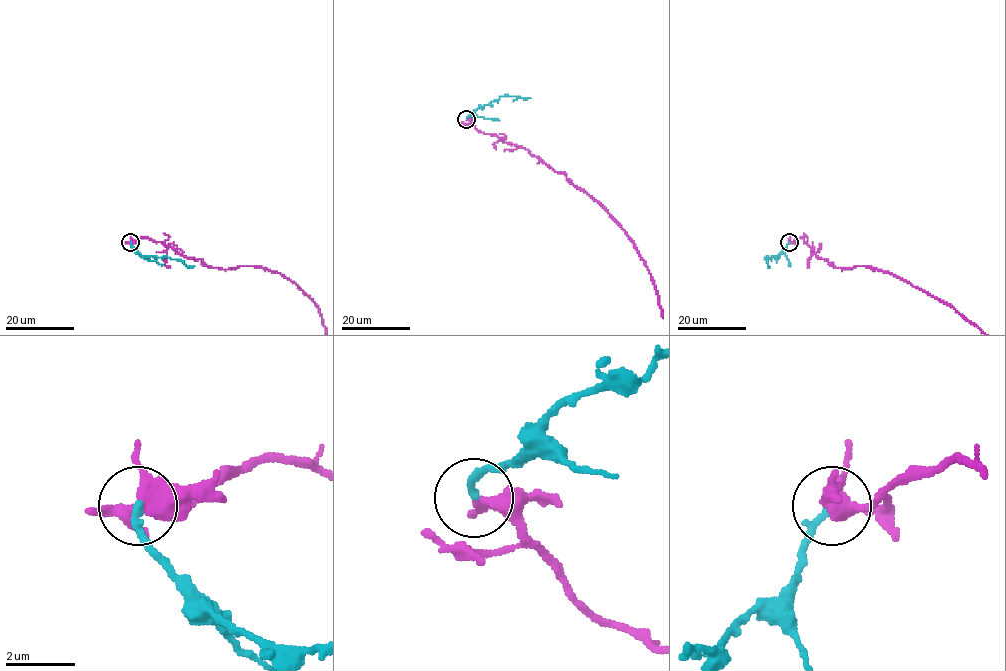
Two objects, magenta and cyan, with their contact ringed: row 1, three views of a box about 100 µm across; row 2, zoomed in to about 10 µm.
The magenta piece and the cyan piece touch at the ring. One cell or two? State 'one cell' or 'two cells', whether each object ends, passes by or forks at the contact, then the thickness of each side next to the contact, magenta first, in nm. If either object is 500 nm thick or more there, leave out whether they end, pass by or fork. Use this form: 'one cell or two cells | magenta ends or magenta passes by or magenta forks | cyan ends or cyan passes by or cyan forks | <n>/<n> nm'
one cell | magenta passes by | cyan ends | 380/240 nm

